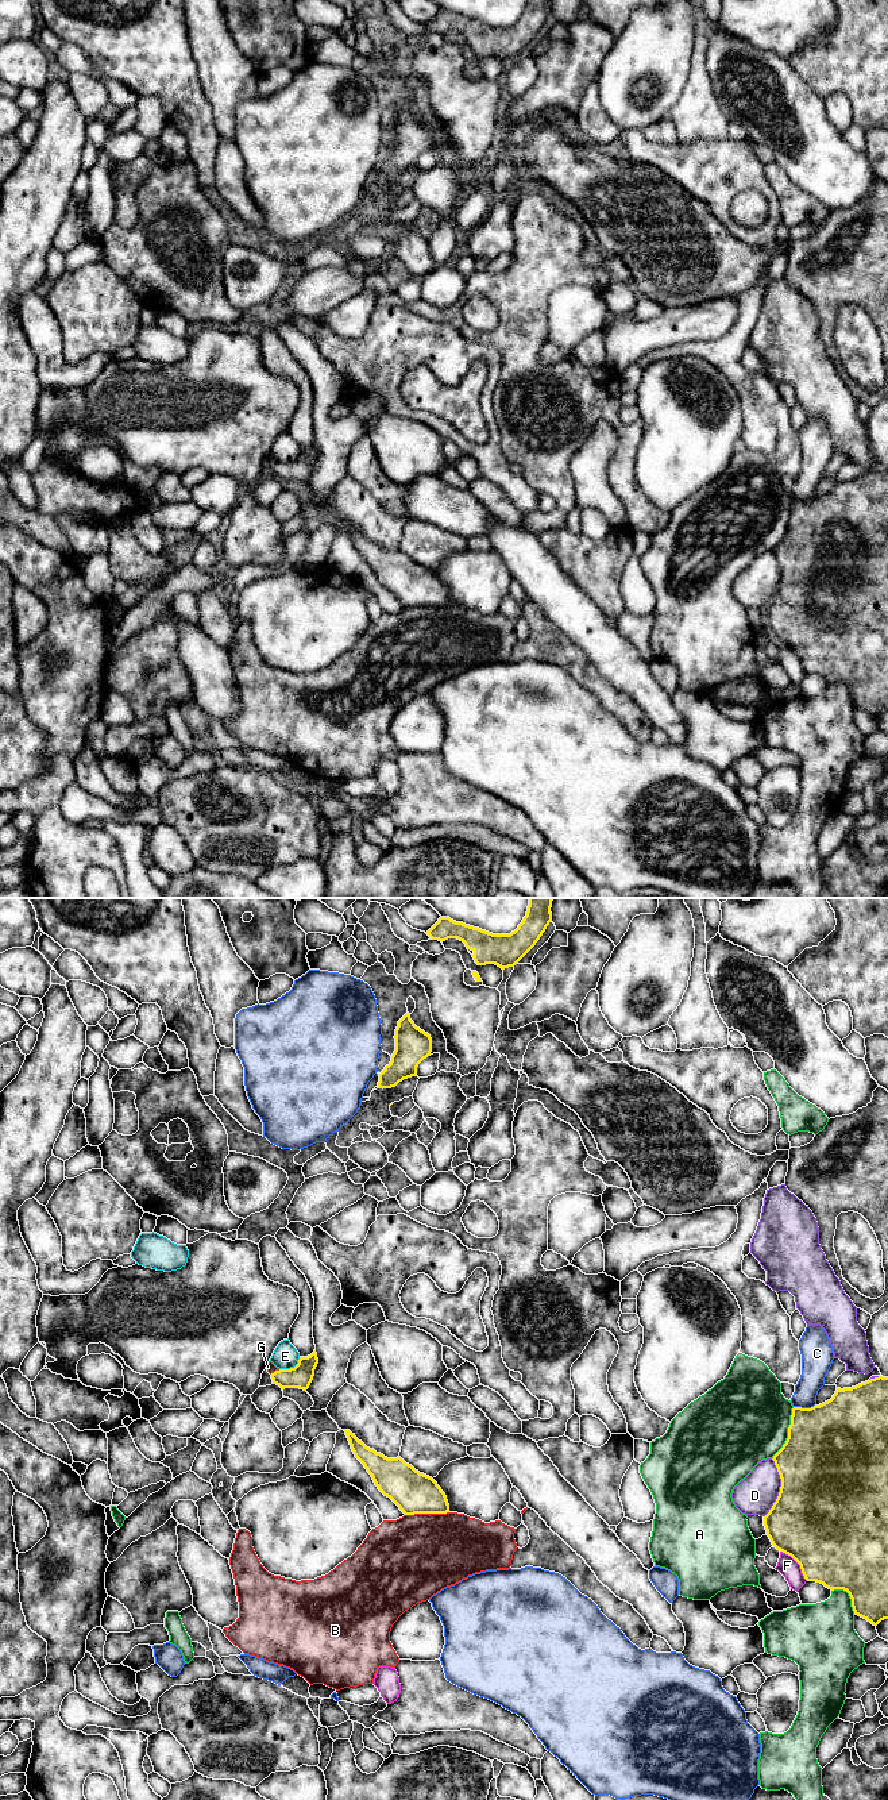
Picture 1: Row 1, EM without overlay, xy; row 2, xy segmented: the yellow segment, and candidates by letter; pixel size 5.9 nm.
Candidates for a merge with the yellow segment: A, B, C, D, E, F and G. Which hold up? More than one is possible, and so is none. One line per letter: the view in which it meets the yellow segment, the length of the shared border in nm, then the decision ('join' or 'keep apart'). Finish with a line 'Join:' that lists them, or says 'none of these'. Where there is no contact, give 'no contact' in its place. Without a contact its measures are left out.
A: contact in xy; length 340 nm; keep apart
B: contact in xy; length 260 nm; keep apart
C: contact in xy; length 130 nm; keep apart
D: contact in xy; length 360 nm; keep apart
E: contact in xy; length 150 nm; keep apart
F: contact in xy; length 240 nm; keep apart
G: contact in xy; length 70 nm; join
Join: G

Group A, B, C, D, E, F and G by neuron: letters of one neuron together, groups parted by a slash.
A / B / C / D / E / F / G

